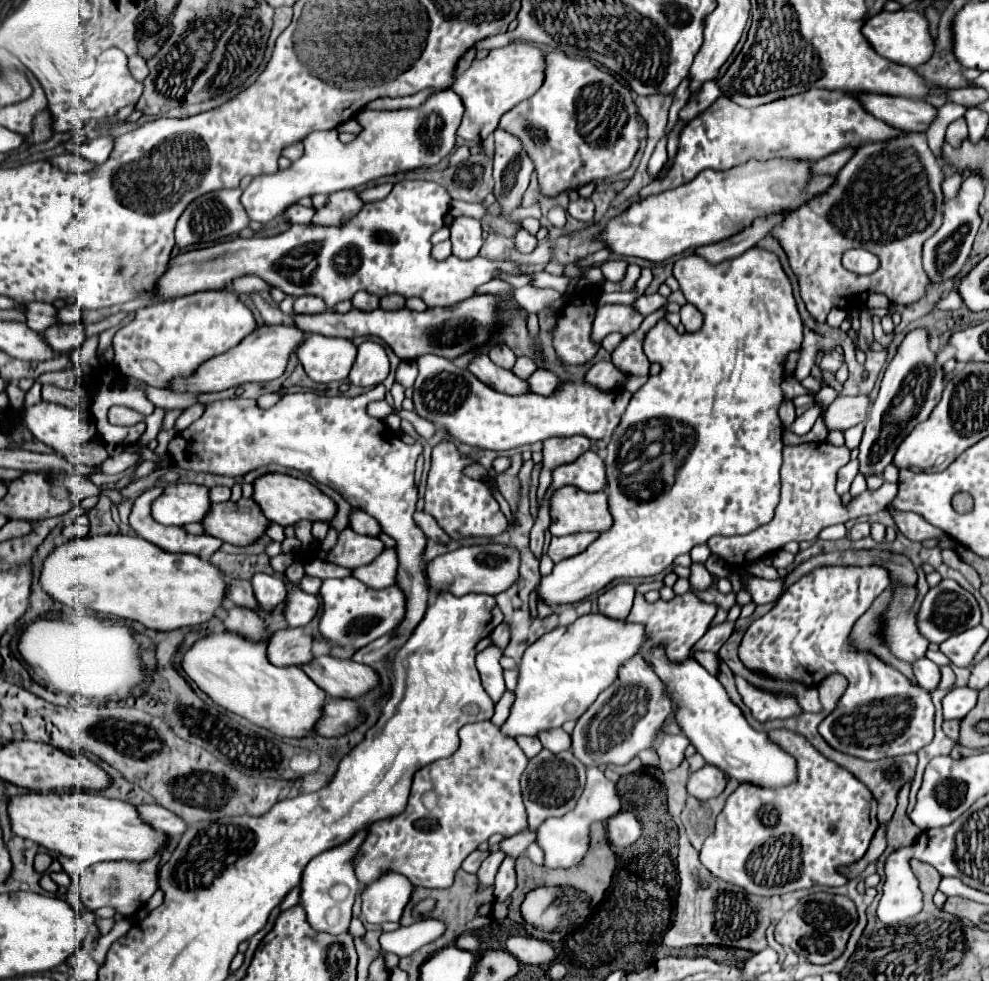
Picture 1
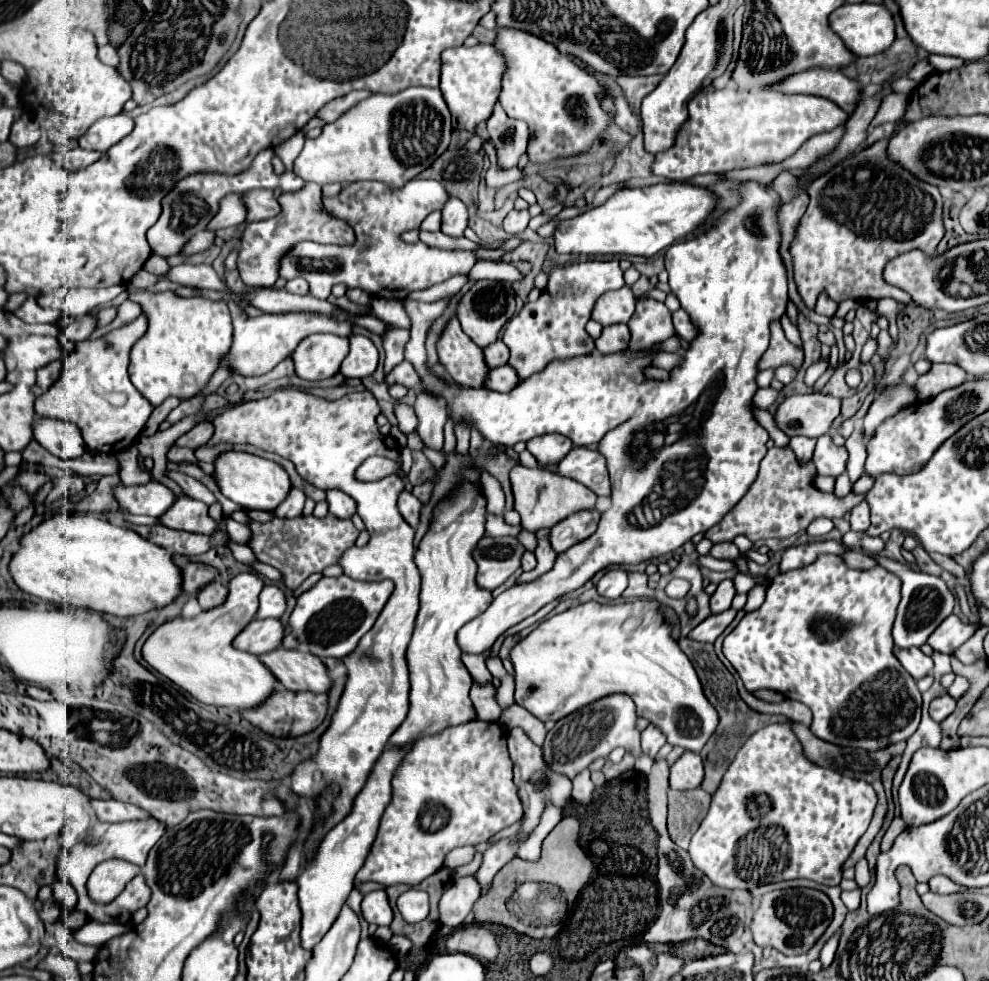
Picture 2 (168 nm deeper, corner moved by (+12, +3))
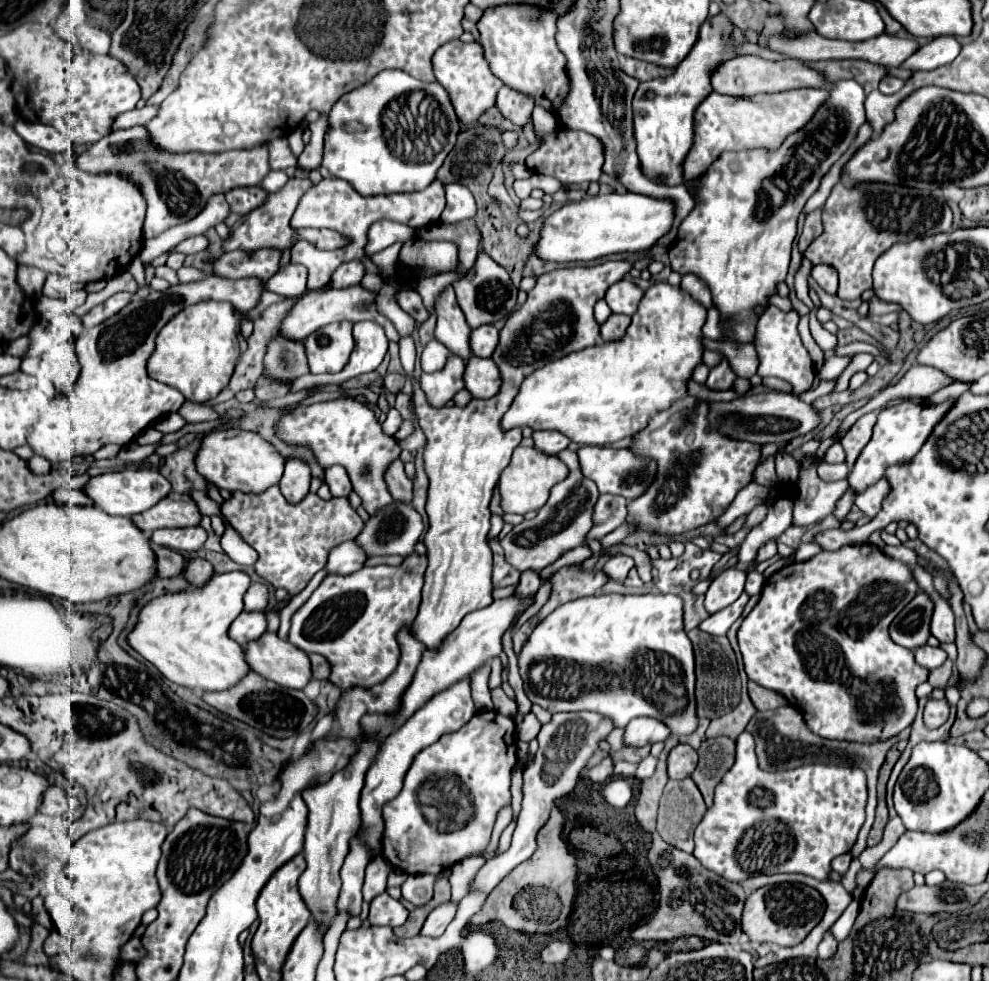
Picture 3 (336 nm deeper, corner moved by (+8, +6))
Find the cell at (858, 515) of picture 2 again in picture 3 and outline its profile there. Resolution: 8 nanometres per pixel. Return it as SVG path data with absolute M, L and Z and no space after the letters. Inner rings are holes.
M882 477L878 483L868 487L864 493L860 493L854 503L868 515L874 517L882 509L882 499L890 493L890 485L886 483L886 477Z

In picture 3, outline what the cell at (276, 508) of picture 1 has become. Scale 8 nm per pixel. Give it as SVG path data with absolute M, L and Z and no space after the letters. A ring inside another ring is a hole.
M216 429L200 439L196 469L206 481L216 485L218 489L260 493L280 481L284 471L284 459L276 451L276 447L258 433L244 429Z

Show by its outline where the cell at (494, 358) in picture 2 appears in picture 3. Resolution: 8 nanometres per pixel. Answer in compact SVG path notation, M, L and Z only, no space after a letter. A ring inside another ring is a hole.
M482 325L470 333L470 351L478 357L490 357L498 345L498 329L494 325Z

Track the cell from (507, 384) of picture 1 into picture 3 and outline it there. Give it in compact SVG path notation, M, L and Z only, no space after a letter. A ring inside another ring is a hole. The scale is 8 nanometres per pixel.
M448 285L436 297L434 313L438 317L436 323L436 339L444 343L454 355L462 355L462 359L470 357L470 327L464 319L462 309L456 303L454 289Z

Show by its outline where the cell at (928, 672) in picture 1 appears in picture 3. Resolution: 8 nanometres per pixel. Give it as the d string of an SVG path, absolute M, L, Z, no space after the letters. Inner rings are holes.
M930 645L918 647L918 649L914 651L914 655L916 655L916 661L922 663L924 667L928 667L928 669L940 667L940 665L946 661L946 657L948 657L942 647L930 647Z

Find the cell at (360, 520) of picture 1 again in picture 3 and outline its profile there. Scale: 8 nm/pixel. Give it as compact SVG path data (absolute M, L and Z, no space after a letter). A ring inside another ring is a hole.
M334 465L334 467L328 467L326 471L326 483L330 487L330 493L334 497L348 497L348 493L352 491L352 483L348 479L348 473L342 465Z

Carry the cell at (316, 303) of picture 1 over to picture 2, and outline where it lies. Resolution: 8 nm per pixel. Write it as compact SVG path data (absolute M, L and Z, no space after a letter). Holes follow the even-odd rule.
M294 278L294 280L286 282L286 292L306 296L306 294L308 294L308 282L306 282L304 278Z

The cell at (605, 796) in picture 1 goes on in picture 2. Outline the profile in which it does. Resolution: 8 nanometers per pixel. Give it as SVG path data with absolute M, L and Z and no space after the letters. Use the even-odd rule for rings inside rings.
M584 770L584 772L580 772L574 780L572 780L572 784L574 784L574 790L572 790L572 800L576 802L576 804L580 804L580 806L588 806L588 804L592 804L592 792L594 792L594 784L592 784L592 780L590 780L590 770Z

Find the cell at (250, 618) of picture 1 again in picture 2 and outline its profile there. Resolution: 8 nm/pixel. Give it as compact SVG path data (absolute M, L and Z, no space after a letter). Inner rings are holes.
M218 580L208 584L200 594L198 594L198 602L202 606L202 610L212 610L216 606L220 606L220 602L226 602L228 596L228 584Z

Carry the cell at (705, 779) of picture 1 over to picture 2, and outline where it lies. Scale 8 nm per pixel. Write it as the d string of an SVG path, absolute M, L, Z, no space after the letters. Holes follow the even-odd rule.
M684 752L670 766L670 788L674 790L692 790L702 784L704 768L702 758L694 752Z

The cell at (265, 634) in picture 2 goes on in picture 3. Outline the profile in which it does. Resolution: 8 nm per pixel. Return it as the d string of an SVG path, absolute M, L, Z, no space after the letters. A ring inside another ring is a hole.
M242 611L242 615L238 615L234 619L234 623L230 625L228 635L240 643L246 645L252 639L258 639L262 633L266 631L266 617L262 611Z

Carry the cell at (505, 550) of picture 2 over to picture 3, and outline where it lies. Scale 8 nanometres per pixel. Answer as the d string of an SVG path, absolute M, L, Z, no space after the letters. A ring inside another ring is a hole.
M564 449L558 455L568 465L570 475L560 483L560 487L550 489L550 499L542 505L532 521L522 521L502 539L506 561L520 573L542 571L544 567L558 561L566 551L586 545L586 535L592 527L594 503L600 495L596 483L582 475L582 471L578 469L578 455L574 451Z

